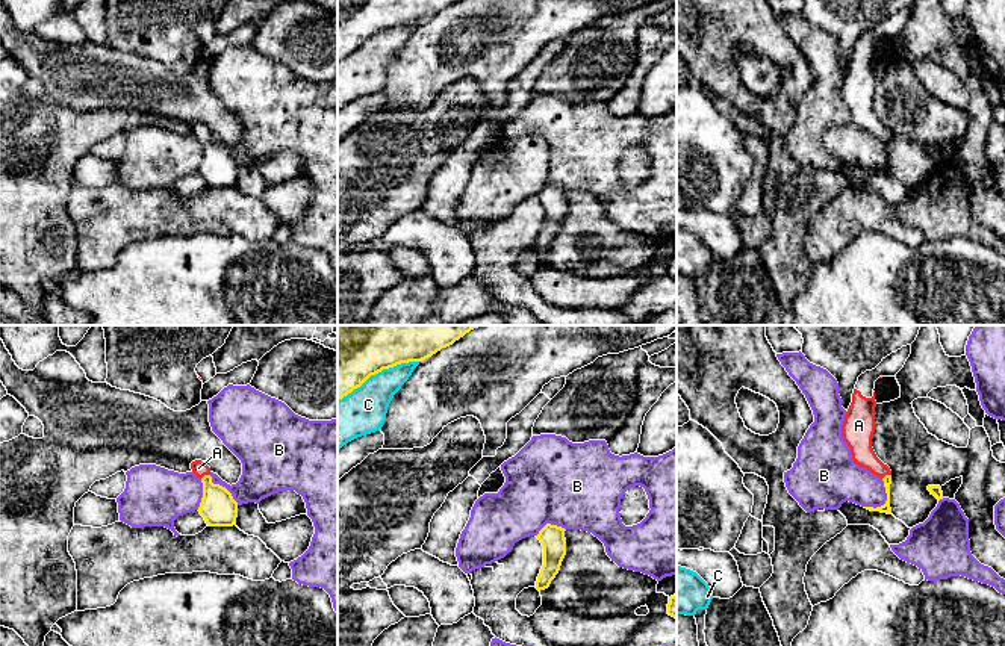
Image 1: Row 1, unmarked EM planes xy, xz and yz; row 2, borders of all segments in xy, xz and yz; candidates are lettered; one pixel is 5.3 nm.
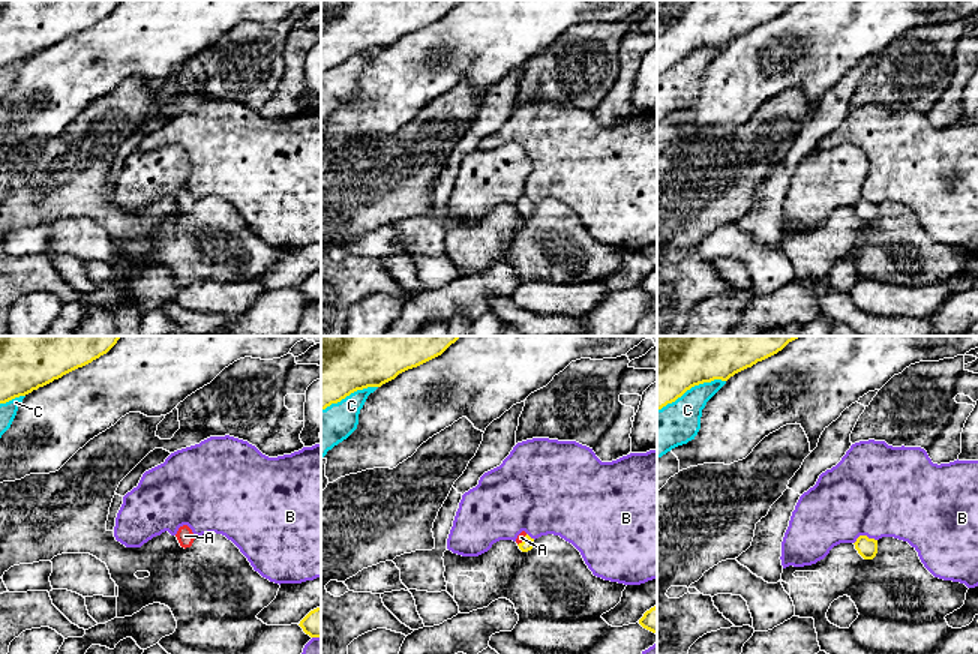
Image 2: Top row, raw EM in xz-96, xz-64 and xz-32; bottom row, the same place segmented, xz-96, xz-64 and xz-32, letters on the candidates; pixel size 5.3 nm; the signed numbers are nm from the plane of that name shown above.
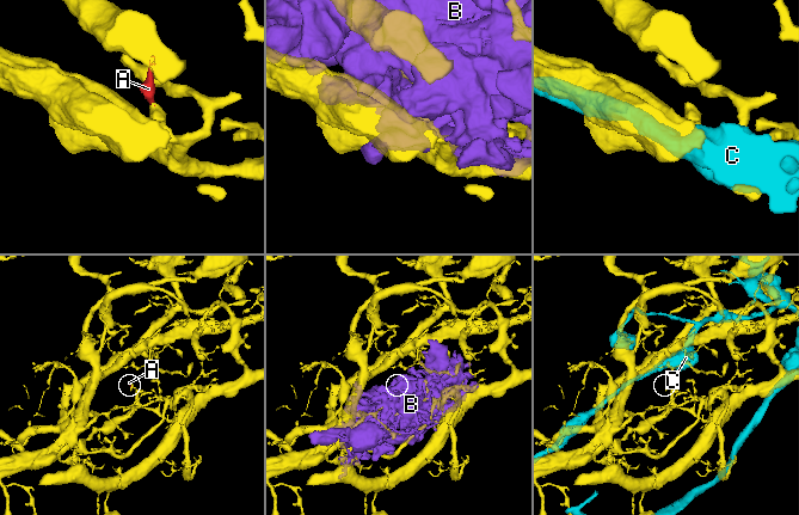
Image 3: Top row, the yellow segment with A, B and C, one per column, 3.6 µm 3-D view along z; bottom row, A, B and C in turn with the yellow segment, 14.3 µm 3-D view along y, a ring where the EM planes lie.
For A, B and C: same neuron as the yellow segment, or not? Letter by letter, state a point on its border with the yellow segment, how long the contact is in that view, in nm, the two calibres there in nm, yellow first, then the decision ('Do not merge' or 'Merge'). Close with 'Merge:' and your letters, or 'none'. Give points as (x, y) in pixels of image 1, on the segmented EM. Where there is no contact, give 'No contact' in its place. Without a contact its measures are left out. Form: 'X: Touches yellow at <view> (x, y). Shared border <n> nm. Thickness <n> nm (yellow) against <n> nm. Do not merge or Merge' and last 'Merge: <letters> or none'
A: Touches yellow at xy (205, 475). Shared border 60 nm. Thickness 190 nm (yellow) against 80 nm. Merge
B: Touches yellow at yz (886, 501). Shared border 180 nm. Thickness 50 nm (yellow) against 220 nm. Do not merge
C: Touches yellow at xz (377, 372). Shared border 480 nm. Thickness 500 nm (yellow) against 240 nm. Do not merge
Merge: A

